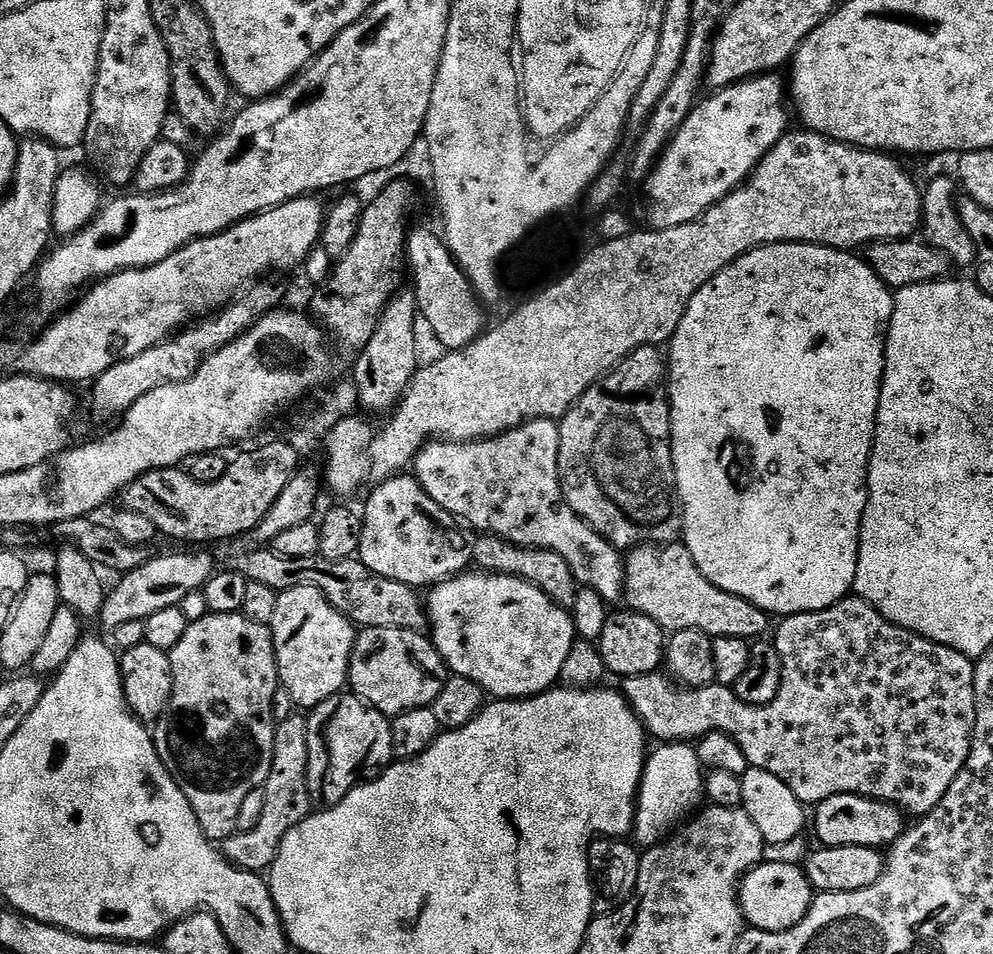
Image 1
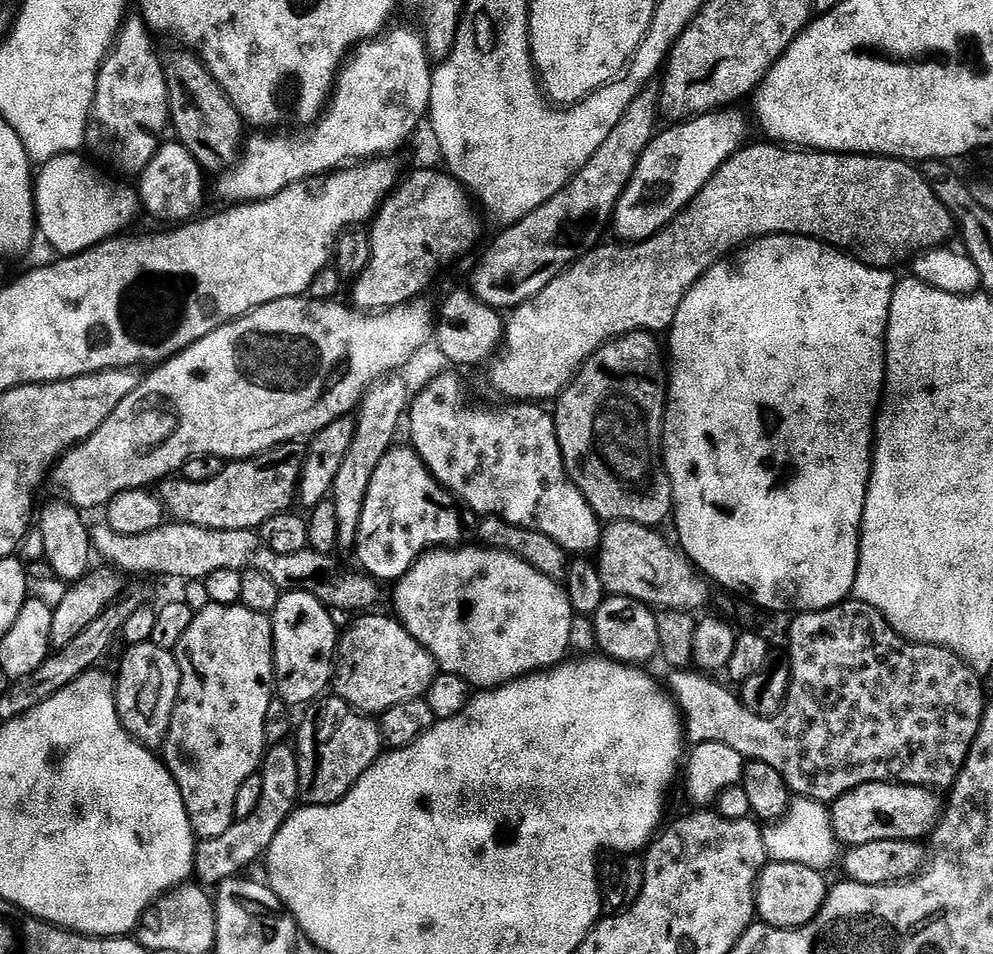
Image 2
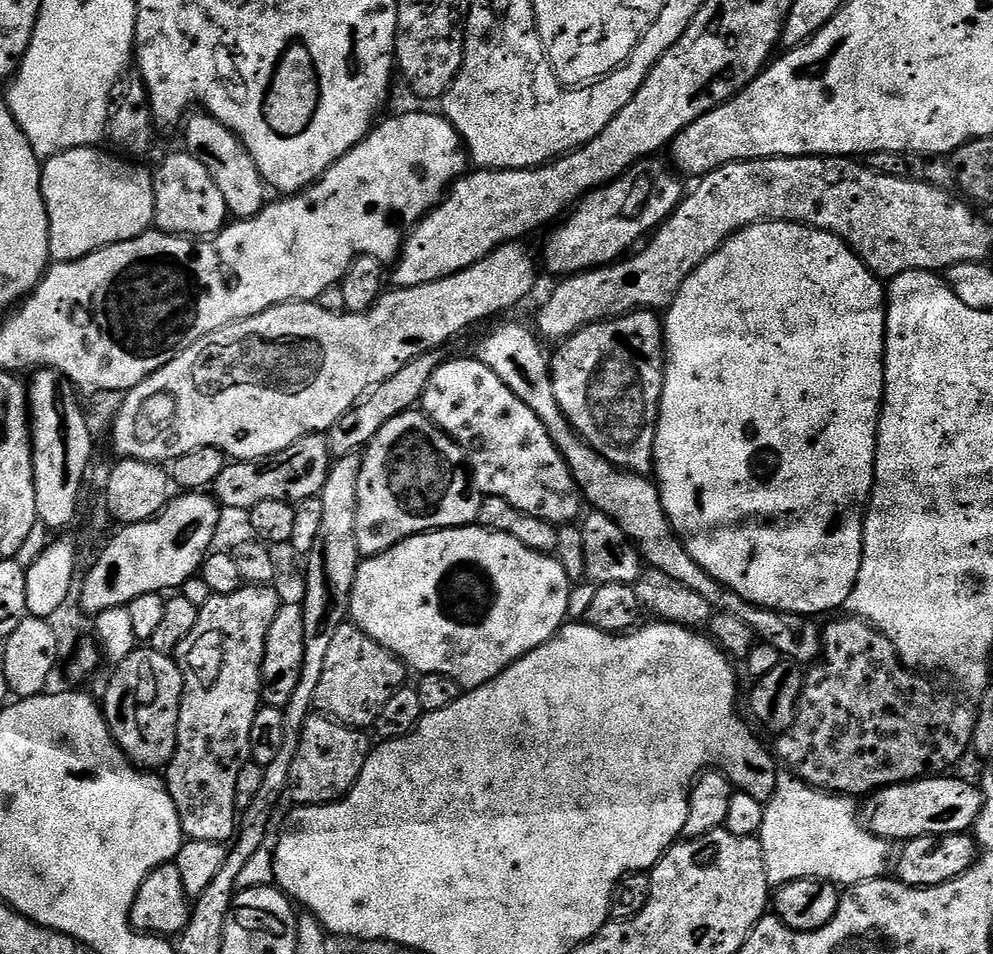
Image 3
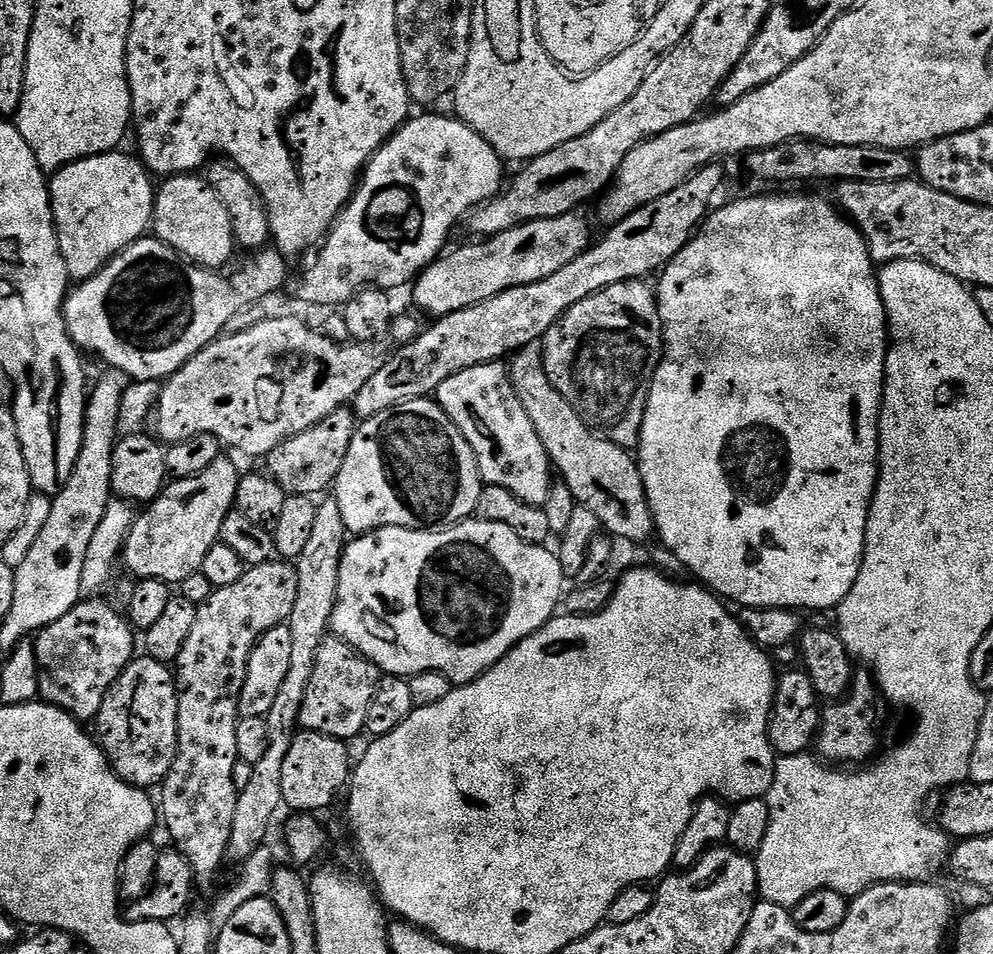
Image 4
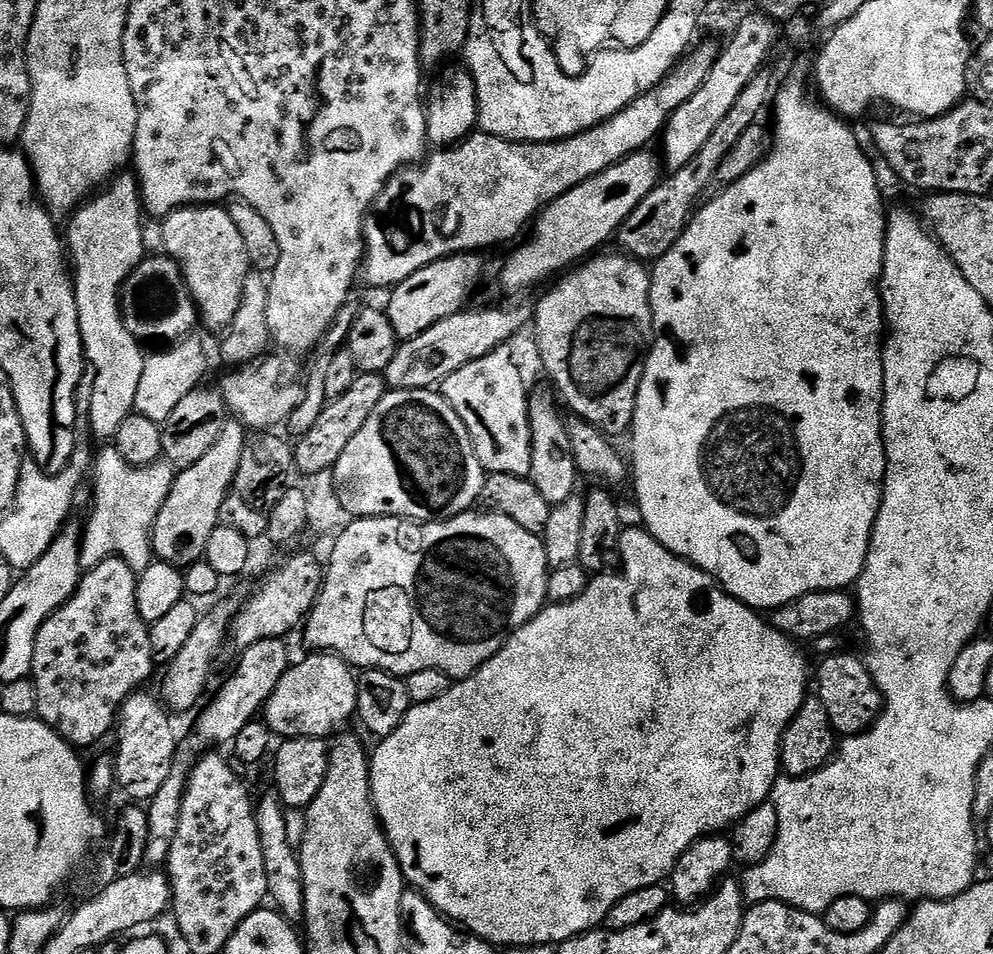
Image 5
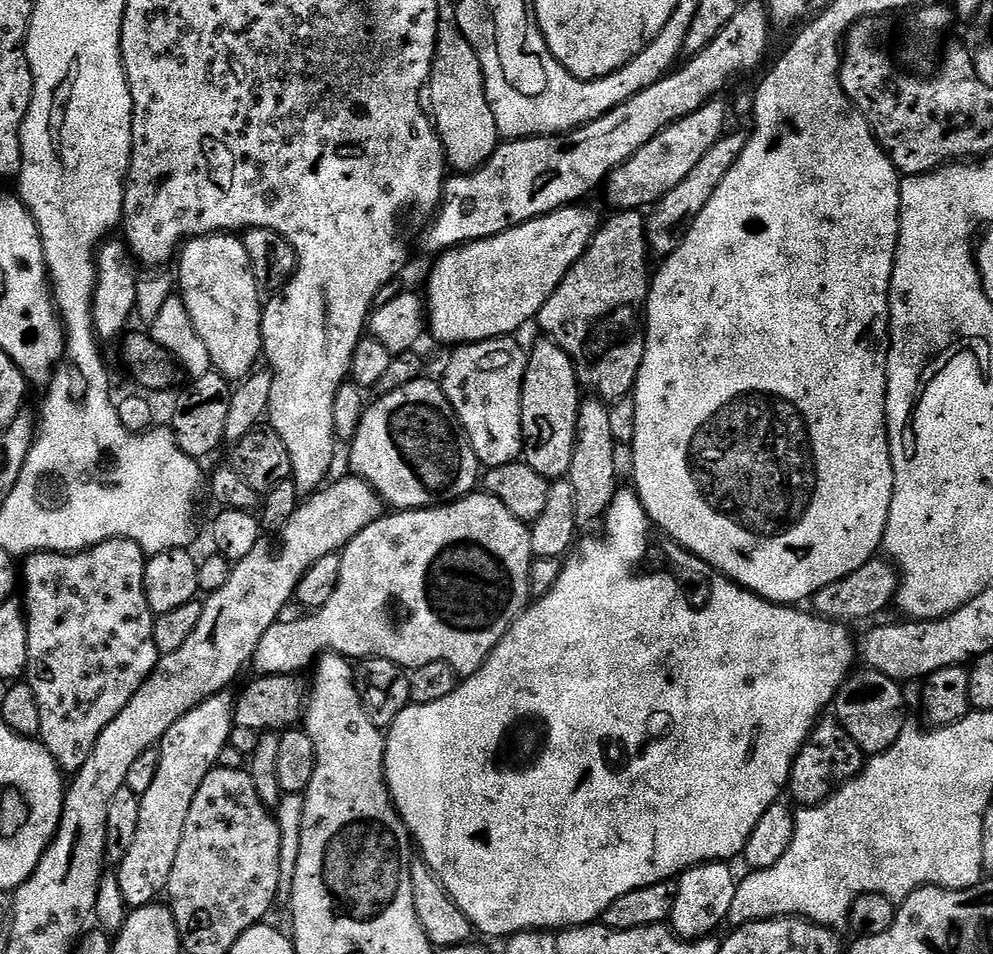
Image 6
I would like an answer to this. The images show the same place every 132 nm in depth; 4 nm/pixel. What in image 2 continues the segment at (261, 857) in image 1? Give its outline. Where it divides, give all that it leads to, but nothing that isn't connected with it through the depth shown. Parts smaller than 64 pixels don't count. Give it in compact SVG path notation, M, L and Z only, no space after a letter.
M291 743L271 745L264 753L264 761L260 764L259 774L262 778L262 798L258 801L258 806L254 812L245 820L237 820L218 838L200 840L196 845L196 858L194 861L194 876L201 885L219 886L225 884L227 880L239 877L243 868L248 868L256 859L263 857L269 846L274 842L278 830L290 819L292 813L296 811L301 803L300 787L298 786L298 758L296 757L295 747Z

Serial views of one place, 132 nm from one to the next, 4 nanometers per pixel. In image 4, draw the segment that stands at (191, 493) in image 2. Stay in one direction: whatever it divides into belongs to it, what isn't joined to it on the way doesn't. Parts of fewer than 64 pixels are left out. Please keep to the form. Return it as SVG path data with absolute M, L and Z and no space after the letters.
M345 406L339 408L322 420L322 422L307 428L305 432L299 432L292 436L285 444L280 444L273 452L268 453L266 457L267 475L282 486L282 490L290 496L311 496L319 497L319 492L324 492L335 485L338 474L342 470L342 462L346 462L346 454L350 450L350 442L354 442L354 434L358 427L358 417L351 407Z

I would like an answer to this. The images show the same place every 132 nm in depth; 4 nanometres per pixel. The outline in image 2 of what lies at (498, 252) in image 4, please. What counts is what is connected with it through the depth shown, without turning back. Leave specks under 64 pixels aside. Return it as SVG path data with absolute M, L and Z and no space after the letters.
M740 110L707 112L705 116L698 116L677 123L675 126L668 126L672 128L666 129L665 132L663 129L659 134L653 136L634 170L632 181L626 186L626 190L616 207L614 232L616 228L617 234L624 239L621 241L639 242L649 240L653 234L663 230L699 194L702 186L706 186L706 182L710 182L710 178L714 178L714 174L718 174L722 165L736 155L741 148L745 147L744 116L736 111Z

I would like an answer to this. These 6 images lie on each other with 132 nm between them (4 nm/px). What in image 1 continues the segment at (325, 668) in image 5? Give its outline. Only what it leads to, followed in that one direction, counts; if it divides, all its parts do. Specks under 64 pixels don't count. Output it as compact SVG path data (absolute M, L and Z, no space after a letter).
M366 628L354 642L348 684L358 699L391 718L406 710L429 707L442 694L449 675L448 665L424 632Z

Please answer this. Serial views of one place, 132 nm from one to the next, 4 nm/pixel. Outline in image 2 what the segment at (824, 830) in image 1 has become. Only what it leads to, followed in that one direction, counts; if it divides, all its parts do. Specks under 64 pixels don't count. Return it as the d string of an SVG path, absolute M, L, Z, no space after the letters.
M870 782L832 801L830 815L837 841L844 846L883 840L918 840L931 837L942 815L942 800L930 788L909 784Z

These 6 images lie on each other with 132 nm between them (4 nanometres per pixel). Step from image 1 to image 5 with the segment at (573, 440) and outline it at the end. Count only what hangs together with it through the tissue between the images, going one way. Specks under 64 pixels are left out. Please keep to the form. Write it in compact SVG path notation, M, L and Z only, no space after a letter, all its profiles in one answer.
M627 254L619 255L608 256L605 260L593 259L589 268L580 266L568 274L573 276L565 275L559 281L561 284L545 298L544 305L540 309L537 307L534 312L536 348L540 351L540 360L549 378L556 383L555 391L559 399L566 408L568 403L567 411L572 411L573 417L592 424L609 438L617 438L623 432L625 435L632 427L644 363L648 361L652 342L656 338L656 323L650 302L652 277L649 269Z

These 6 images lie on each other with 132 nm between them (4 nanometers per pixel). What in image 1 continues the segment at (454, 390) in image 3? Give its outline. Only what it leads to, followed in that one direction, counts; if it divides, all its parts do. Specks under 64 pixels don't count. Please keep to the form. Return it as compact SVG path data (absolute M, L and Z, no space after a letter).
M527 420L525 424L512 428L509 432L503 432L501 436L490 436L487 440L469 440L467 442L428 442L421 448L416 455L414 461L414 475L420 481L420 485L426 490L426 494L430 494L430 498L434 498L434 502L438 502L438 506L442 506L442 510L446 510L451 516L455 516L457 521L469 524L475 531L480 534L497 536L506 542L514 542L523 548L541 548L542 550L552 550L554 554L566 562L566 566L570 566L570 570L574 570L574 578L577 585L594 590L602 599L609 602L618 602L624 600L624 556L621 549L615 548L610 542L606 542L606 538L602 538L602 534L598 534L591 528L581 516L574 514L574 510L570 510L570 506L564 500L562 494L562 486L560 485L560 475L558 474L558 442L560 441L560 426L555 420Z

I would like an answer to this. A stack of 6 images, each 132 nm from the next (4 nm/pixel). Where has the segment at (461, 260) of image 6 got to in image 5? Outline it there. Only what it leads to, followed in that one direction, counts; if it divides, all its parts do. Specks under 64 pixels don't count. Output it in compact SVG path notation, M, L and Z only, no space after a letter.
M645 150L635 152L633 156L610 166L602 174L559 196L539 213L535 221L536 237L526 241L505 262L504 269L500 272L501 286L508 292L520 292L523 288L532 288L535 284L550 279L551 276L559 277L565 270L579 265L583 256L591 257L595 248L602 247L611 236L613 239L619 233L626 218L634 214L637 206L654 191L661 179L661 157L657 153L655 156L652 150Z

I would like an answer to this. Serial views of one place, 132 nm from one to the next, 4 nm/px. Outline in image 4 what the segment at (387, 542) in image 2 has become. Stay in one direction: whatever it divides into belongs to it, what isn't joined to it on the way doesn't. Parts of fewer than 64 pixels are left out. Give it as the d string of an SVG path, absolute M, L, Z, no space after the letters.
M425 398L423 400L411 400L402 406L394 406L382 414L370 417L370 419L363 421L357 427L354 434L354 442L350 442L350 450L346 454L346 462L342 462L342 470L338 474L334 485L334 499L338 502L338 508L342 510L342 520L346 522L349 533L352 534L373 532L386 526L443 530L452 527L453 524L462 523L475 513L478 506L478 498L485 486L484 479L480 477L480 471L478 470L478 458L474 454L470 442L466 442L462 430L458 430L458 426L454 426L454 422L440 409L440 405L436 403L435 399Z

